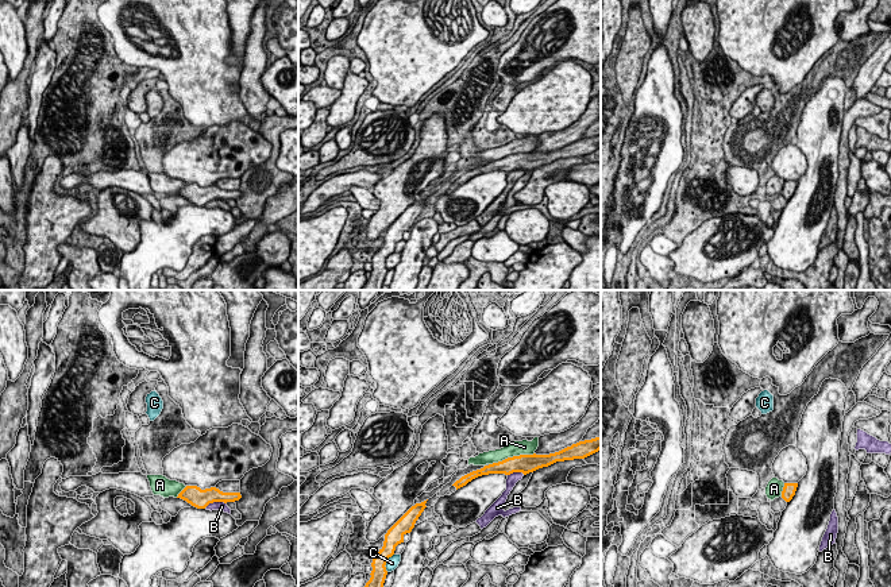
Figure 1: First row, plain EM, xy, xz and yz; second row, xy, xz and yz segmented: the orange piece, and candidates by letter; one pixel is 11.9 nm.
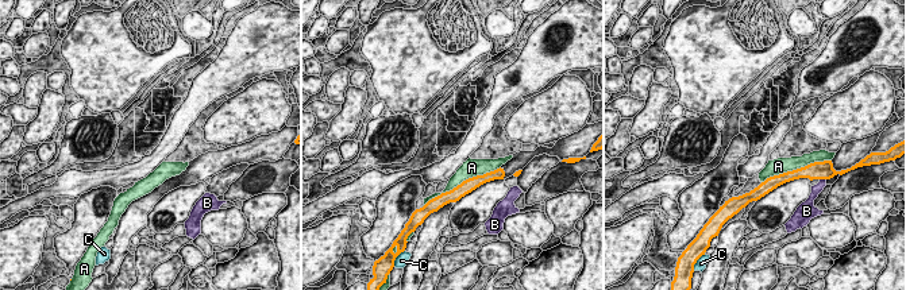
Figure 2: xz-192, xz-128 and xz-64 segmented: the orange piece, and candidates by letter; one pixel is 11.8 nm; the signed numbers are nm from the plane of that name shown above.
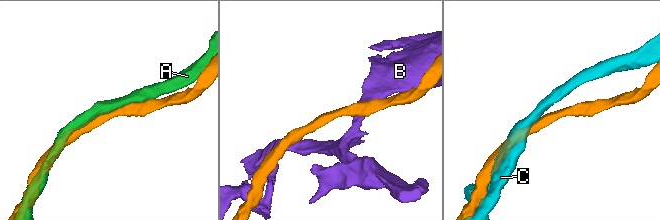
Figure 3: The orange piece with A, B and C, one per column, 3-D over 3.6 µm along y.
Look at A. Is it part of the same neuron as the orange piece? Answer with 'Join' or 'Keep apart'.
Join

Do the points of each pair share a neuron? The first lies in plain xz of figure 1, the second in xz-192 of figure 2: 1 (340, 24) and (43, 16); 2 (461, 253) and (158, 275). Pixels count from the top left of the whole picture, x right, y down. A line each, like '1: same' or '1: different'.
1: different
2: different

